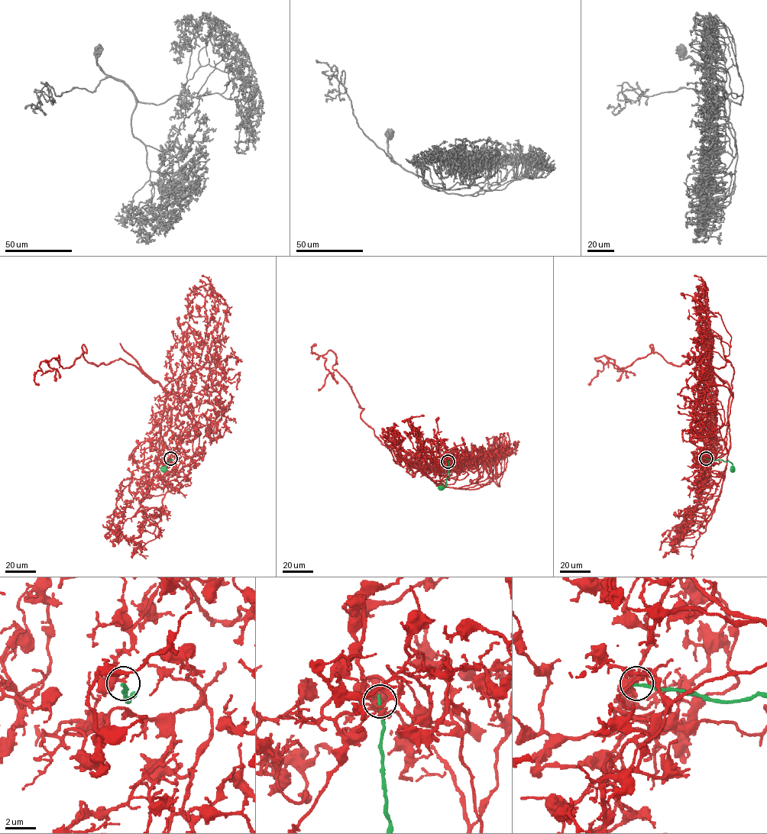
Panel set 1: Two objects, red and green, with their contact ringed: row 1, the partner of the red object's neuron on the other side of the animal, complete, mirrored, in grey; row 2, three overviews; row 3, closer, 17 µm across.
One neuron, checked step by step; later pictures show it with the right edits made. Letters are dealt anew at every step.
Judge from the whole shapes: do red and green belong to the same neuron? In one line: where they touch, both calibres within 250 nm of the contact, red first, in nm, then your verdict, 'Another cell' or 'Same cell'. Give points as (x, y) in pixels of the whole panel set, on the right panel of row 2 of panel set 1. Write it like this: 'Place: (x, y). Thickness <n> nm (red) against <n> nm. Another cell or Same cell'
Place: (706, 458). Thickness 280 nm (red) against 220 nm. Another cell

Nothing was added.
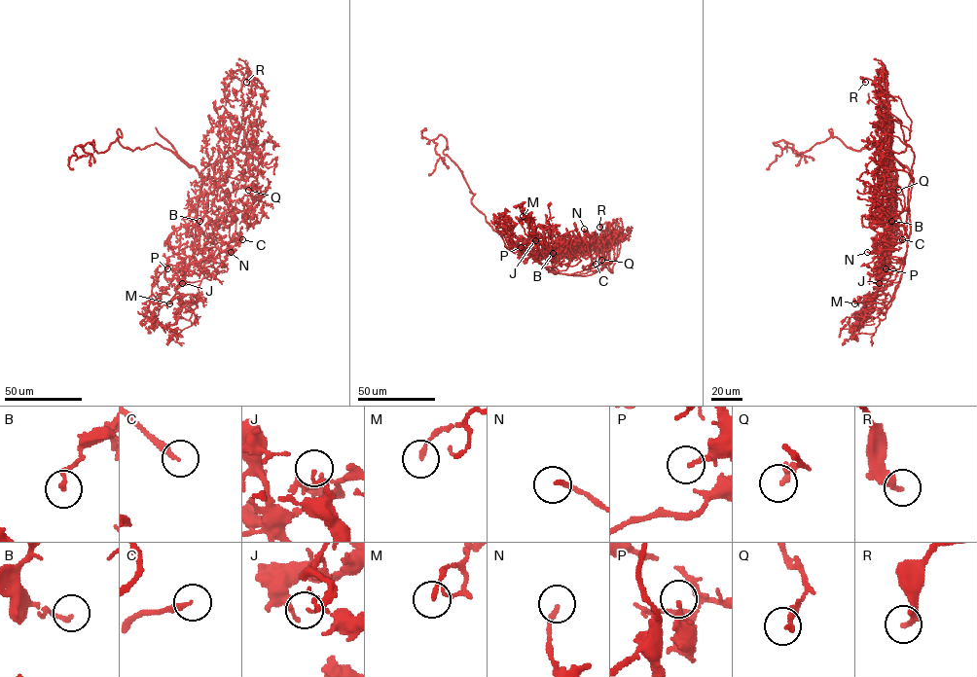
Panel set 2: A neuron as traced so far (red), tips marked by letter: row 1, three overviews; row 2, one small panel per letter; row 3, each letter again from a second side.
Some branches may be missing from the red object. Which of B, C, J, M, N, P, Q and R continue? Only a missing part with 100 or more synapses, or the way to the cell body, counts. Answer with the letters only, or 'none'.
C

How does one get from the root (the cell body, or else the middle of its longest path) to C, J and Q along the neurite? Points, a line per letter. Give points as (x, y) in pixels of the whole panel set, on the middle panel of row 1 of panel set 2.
C: (537, 260), (552, 271), (568, 274), (590, 268), (596, 264)
J: (537, 260), (555, 271), (552, 269), (548, 271), (546, 267), (557, 263), (543, 256), (535, 240)
Q: (537, 260), (559, 273), (578, 274), (597, 270), (606, 262), (606, 249), (598, 241), (601, 260)

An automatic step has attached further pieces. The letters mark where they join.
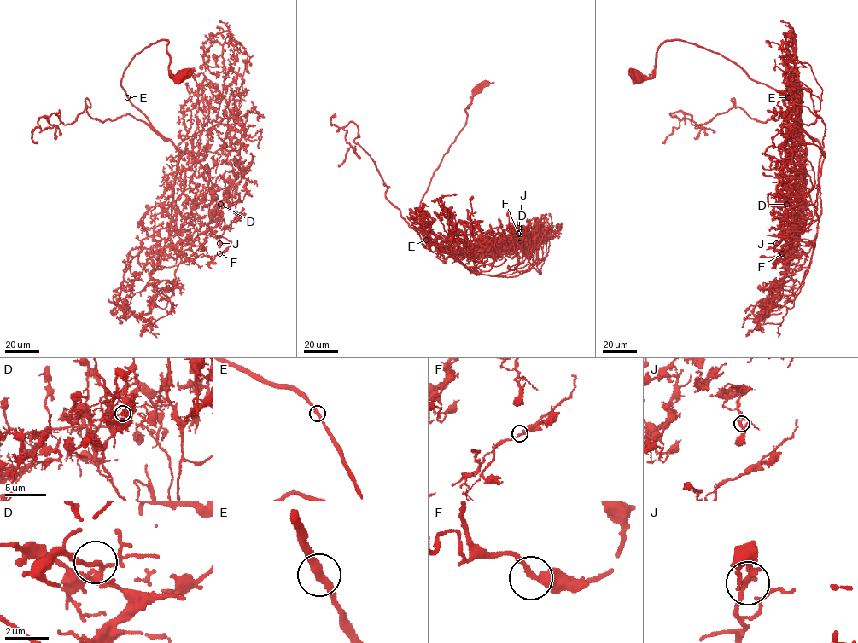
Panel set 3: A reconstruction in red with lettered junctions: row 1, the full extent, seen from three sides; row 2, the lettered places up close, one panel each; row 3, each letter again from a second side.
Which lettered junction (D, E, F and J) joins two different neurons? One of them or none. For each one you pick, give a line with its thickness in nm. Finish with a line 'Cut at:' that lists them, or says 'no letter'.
Cut at: no letter

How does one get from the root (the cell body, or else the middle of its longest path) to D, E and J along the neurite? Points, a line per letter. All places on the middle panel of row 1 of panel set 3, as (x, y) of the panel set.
D: (478, 88), (420, 202), (423, 234), (474, 272), (493, 276), (528, 263), (515, 249), (519, 238)
E: (478, 88), (475, 88), (471, 102), (465, 109), (465, 124), (444, 155), (420, 202), (419, 218), (426, 239)
J: (478, 88), (420, 202), (423, 234), (474, 272), (494, 276), (525, 258), (518, 228)

